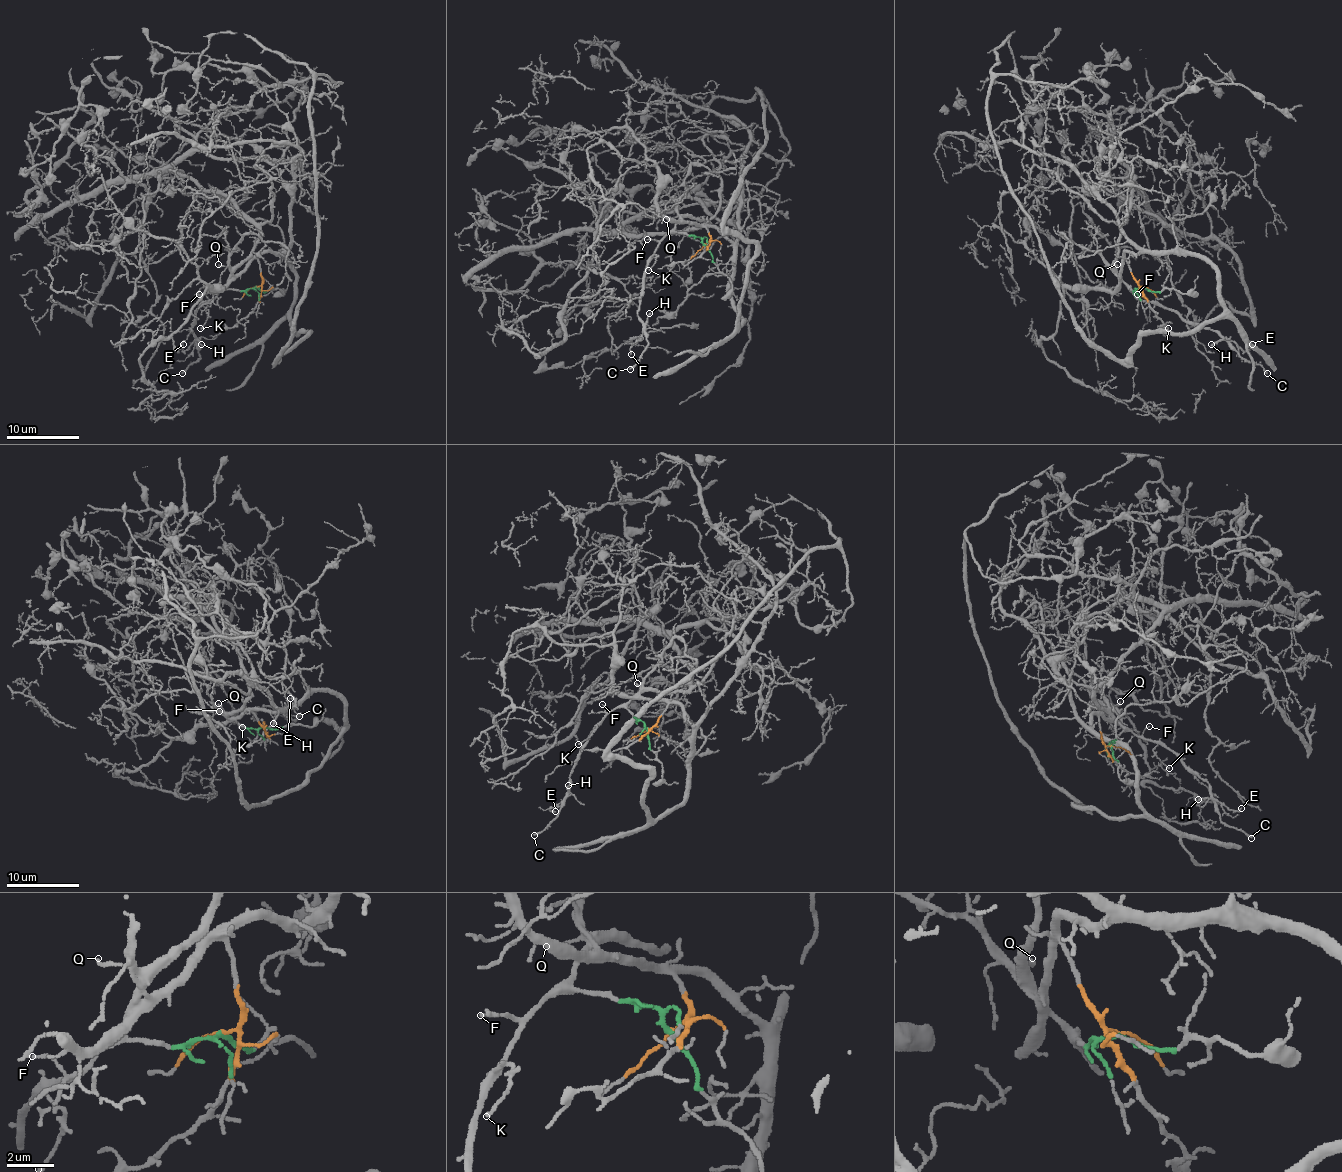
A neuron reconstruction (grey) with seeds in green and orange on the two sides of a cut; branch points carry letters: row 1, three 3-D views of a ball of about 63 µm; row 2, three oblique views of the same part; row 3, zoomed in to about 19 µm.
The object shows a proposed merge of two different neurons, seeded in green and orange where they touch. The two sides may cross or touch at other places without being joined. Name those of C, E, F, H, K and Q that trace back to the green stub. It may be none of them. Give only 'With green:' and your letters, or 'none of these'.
With green: C, E, F, H, K, Q

